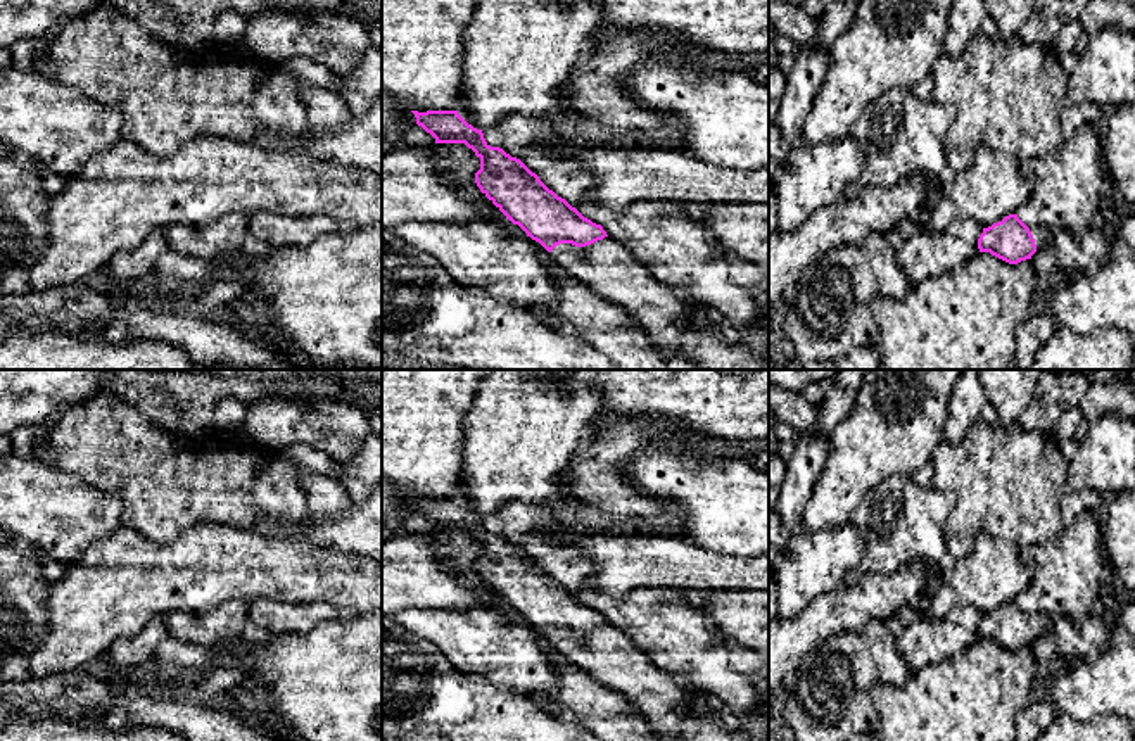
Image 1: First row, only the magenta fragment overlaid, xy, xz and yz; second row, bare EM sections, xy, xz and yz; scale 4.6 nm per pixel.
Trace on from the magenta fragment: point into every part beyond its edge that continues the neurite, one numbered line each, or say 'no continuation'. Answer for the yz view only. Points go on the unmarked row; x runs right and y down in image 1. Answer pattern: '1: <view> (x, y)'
1: yz (1042, 622)

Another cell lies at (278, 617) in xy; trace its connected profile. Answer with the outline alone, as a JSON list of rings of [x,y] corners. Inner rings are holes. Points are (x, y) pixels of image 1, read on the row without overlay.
[[[280,599],[249,601],[249,624],[268,629],[273,636],[308,634],[323,622],[339,620],[337,606],[325,601],[287,603]]]

